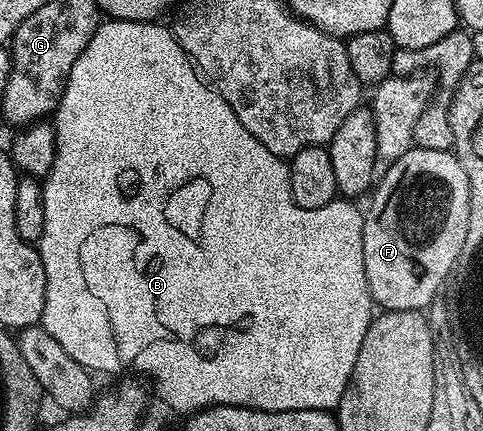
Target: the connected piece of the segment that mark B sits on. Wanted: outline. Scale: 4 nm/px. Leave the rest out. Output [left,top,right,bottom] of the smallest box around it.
[37,18,373,413]

